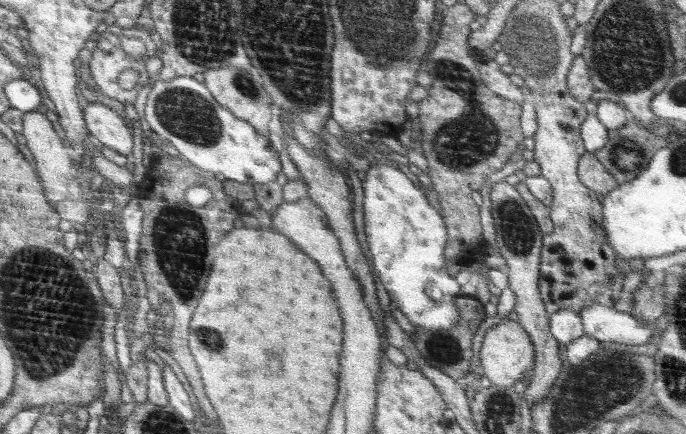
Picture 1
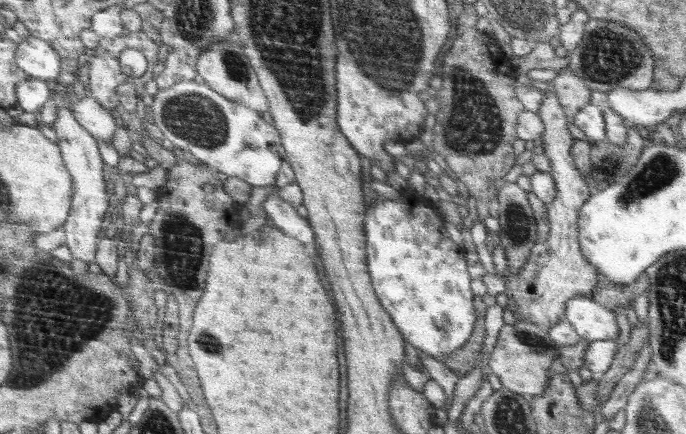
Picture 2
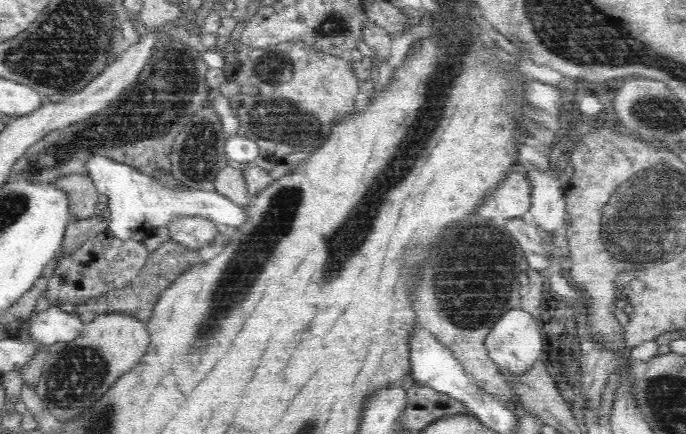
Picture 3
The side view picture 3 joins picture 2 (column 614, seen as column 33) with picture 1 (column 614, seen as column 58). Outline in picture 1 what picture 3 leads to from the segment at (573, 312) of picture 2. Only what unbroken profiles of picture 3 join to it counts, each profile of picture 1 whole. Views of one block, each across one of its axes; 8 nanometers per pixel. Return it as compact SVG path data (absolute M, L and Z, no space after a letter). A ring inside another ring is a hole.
M585 306L579 314L585 334L599 341L643 345L658 332L656 323L639 321L614 307Z

